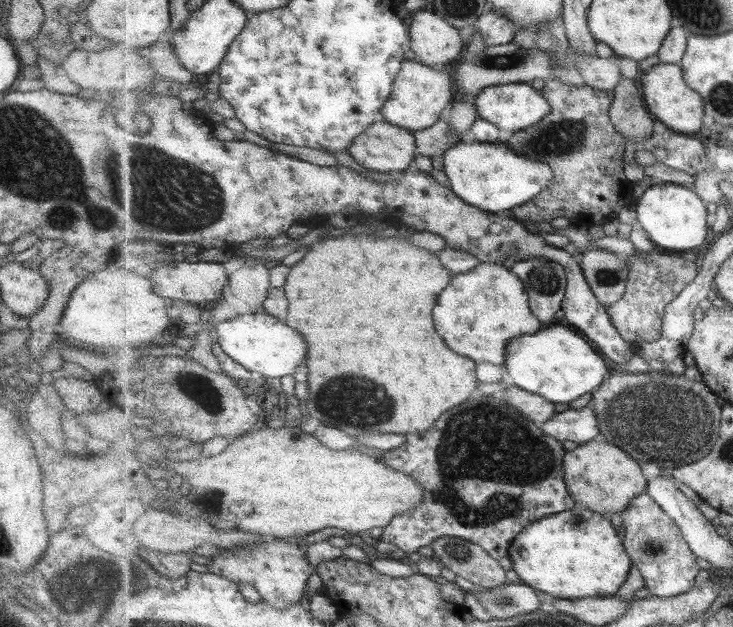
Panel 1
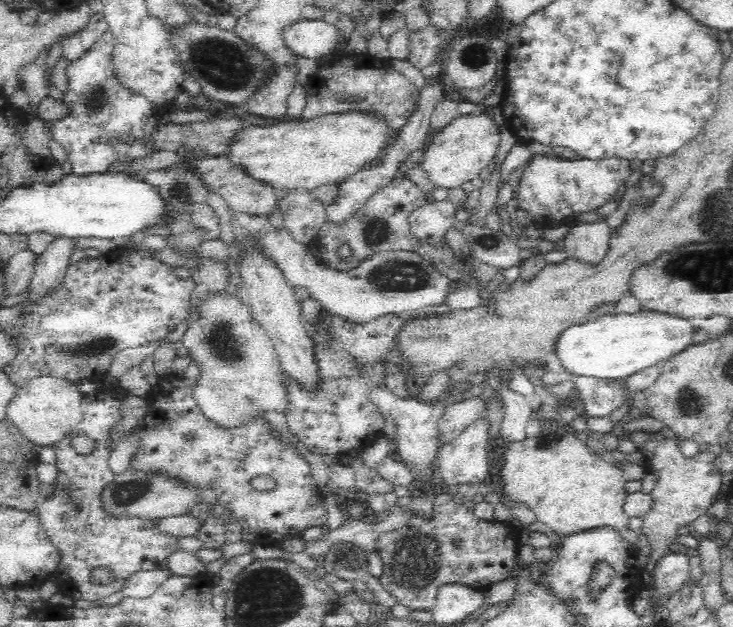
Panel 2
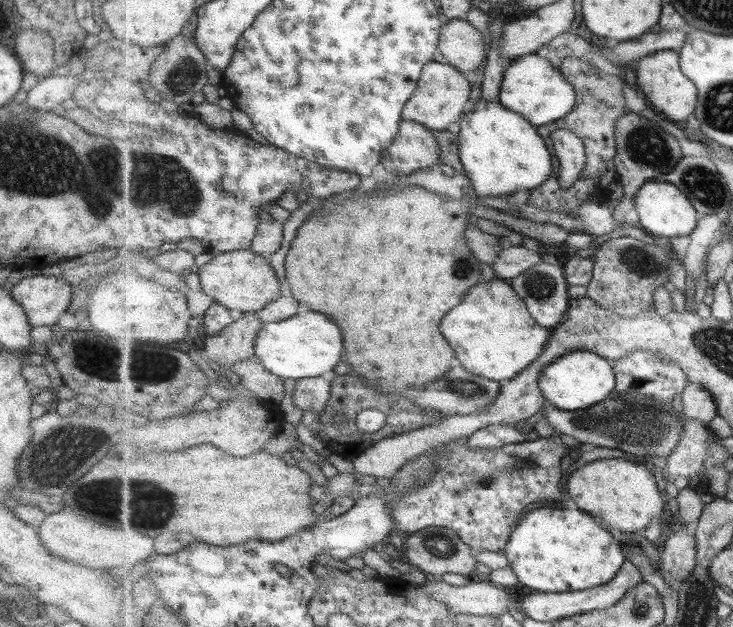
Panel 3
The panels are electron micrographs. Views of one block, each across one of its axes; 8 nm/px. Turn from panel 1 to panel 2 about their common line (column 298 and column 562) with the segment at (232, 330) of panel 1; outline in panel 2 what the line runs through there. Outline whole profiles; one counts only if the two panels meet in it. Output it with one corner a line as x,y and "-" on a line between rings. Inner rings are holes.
639,310
636,314
618,313
600,316
594,322
574,324
557,338
553,352
564,371
574,378
590,376
595,379
621,380
640,372
692,346
692,325
682,318

